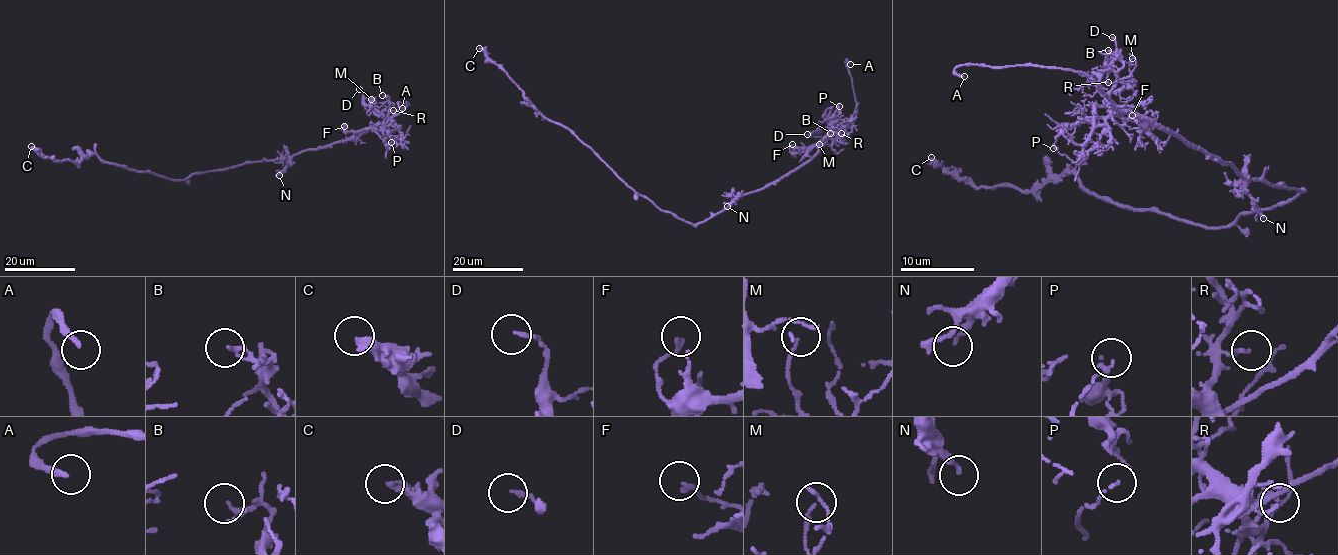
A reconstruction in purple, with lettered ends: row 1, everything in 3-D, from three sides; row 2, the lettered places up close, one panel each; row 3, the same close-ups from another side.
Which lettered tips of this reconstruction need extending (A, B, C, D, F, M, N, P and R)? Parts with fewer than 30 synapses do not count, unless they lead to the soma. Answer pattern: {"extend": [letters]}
{"extend": ["A"]}

